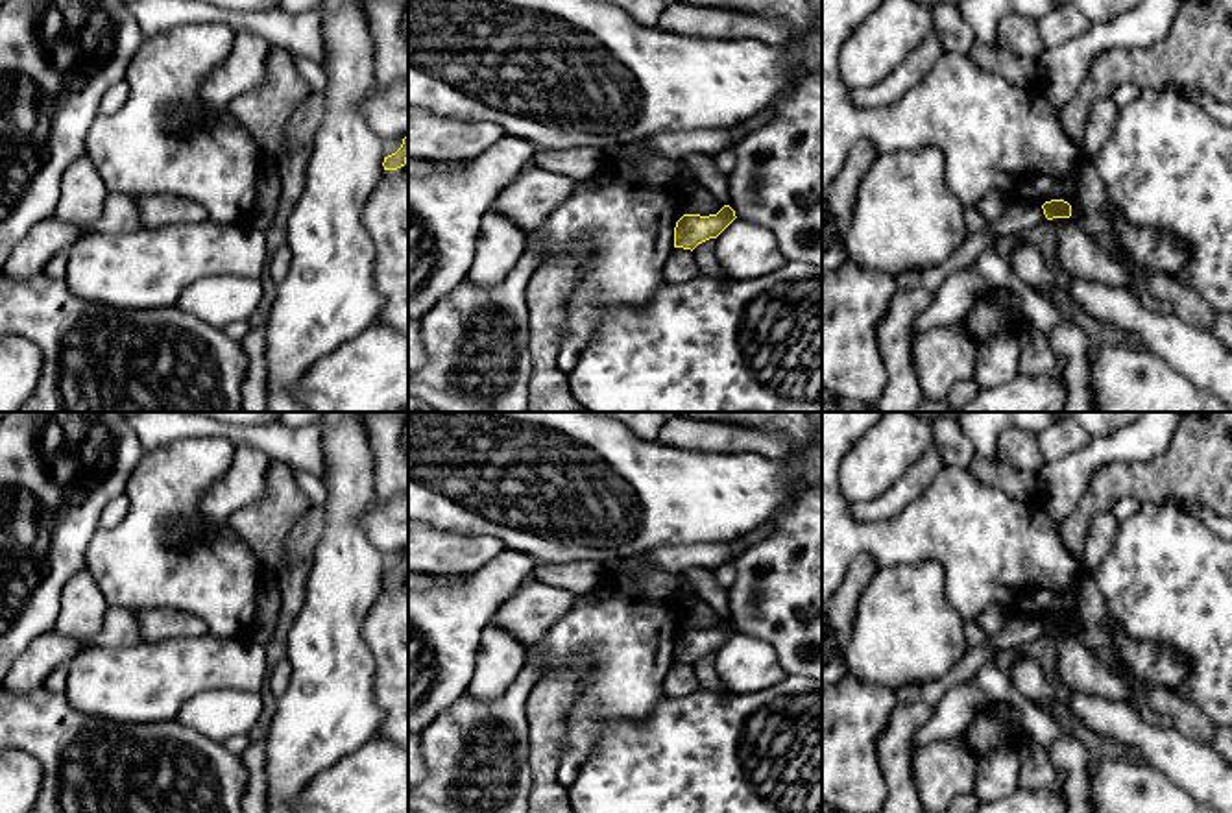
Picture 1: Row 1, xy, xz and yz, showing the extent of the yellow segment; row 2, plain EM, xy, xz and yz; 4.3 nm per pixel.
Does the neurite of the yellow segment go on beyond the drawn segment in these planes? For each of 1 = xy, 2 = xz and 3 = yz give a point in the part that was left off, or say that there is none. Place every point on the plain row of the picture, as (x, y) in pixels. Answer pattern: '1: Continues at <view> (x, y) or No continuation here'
1: No continuation here
2: No continuation here
3: No continuation here

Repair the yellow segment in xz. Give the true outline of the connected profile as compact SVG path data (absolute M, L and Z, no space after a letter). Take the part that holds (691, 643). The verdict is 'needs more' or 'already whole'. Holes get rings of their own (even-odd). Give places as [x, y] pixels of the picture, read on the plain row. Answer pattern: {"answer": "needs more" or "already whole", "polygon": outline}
{"answer": "already whole", "polygon": "M730 619L709 630L683 628L674 641L674 661L693 665L698 658L717 652L735 632Z"}

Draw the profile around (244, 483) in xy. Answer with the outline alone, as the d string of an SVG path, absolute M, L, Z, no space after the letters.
M236 445L229 469L201 497L199 510L214 521L257 503L266 491L268 456L255 447Z

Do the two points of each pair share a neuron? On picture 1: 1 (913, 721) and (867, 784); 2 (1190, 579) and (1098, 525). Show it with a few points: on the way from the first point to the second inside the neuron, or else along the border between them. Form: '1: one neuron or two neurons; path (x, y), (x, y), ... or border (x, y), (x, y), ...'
1: two neurons; border (887, 723), (878, 738), (878, 762), (885, 793)
2: two neurons; border (1120, 523), (1111, 551), (1090, 571)

